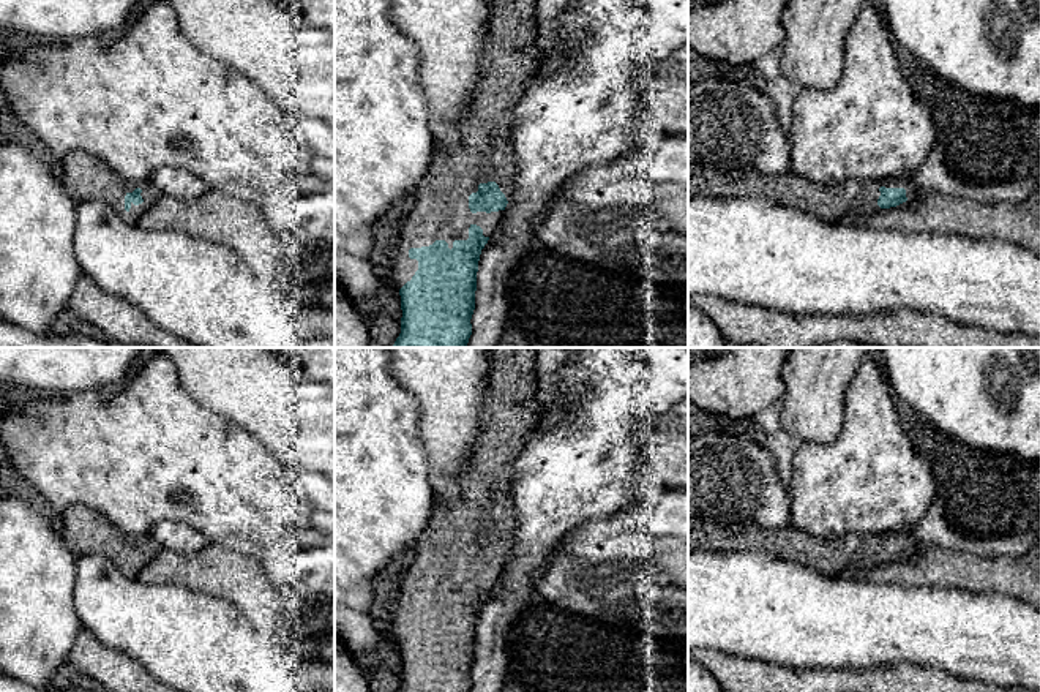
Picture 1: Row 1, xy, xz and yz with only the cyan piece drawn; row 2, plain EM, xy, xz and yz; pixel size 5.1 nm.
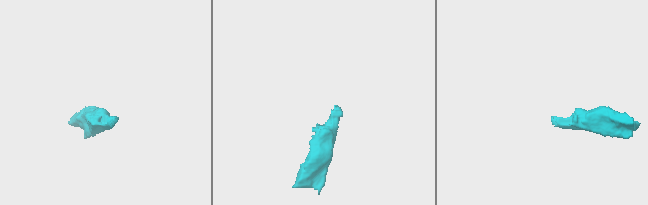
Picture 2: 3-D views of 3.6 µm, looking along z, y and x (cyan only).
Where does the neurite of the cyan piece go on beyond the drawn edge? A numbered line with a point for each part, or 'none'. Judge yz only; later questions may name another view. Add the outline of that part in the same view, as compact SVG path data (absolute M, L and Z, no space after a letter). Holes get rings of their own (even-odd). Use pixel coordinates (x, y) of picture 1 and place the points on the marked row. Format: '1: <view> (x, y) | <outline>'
1: yz (830, 201) | M688 163L688 197L761 197L827 221L881 212L882 209L877 205L881 186L904 188L907 201L917 199L923 193L903 177L821 183L792 171L780 175L762 175L758 171L724 172Z

